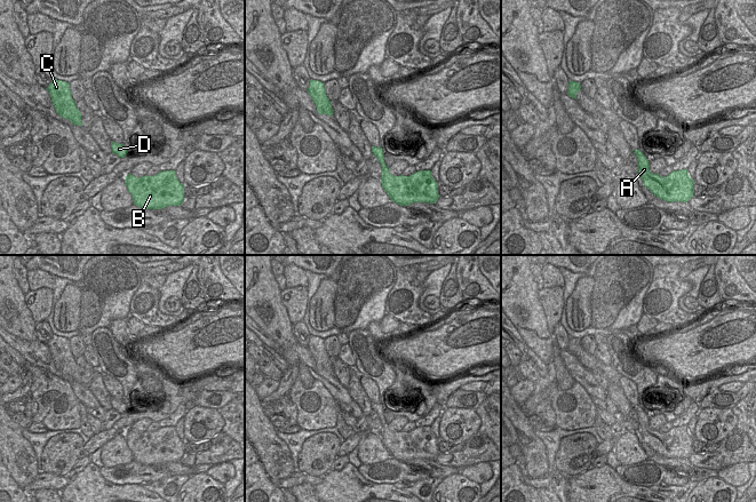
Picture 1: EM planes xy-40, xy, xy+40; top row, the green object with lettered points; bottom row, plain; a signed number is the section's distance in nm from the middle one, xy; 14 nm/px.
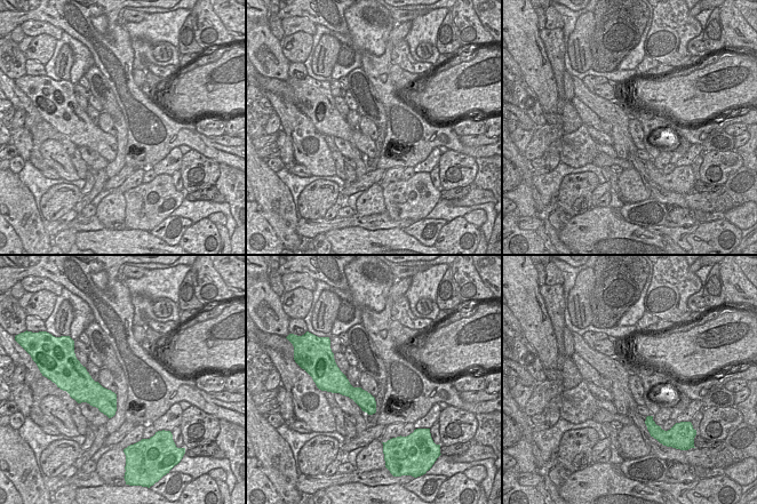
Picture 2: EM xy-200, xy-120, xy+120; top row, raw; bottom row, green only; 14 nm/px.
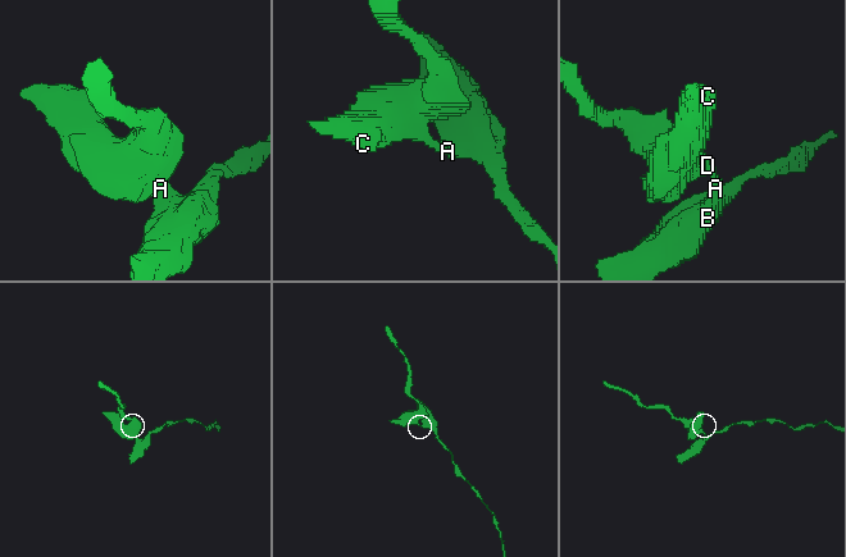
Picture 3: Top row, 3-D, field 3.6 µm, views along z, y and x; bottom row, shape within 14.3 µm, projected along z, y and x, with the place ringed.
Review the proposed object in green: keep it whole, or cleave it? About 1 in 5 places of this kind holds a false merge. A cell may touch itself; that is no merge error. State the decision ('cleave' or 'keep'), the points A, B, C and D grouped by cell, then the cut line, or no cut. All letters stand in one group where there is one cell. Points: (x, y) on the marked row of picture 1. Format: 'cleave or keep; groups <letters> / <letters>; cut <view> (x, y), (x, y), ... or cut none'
keep; groups A B C D; cut none

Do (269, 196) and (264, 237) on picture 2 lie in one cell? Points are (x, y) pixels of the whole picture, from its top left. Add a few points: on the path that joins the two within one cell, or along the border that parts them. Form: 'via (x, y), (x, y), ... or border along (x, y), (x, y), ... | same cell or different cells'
border along (257, 202), (261, 215), (281, 242) | different cells

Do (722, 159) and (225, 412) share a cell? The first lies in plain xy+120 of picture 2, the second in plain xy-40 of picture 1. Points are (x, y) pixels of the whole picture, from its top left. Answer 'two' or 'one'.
two

